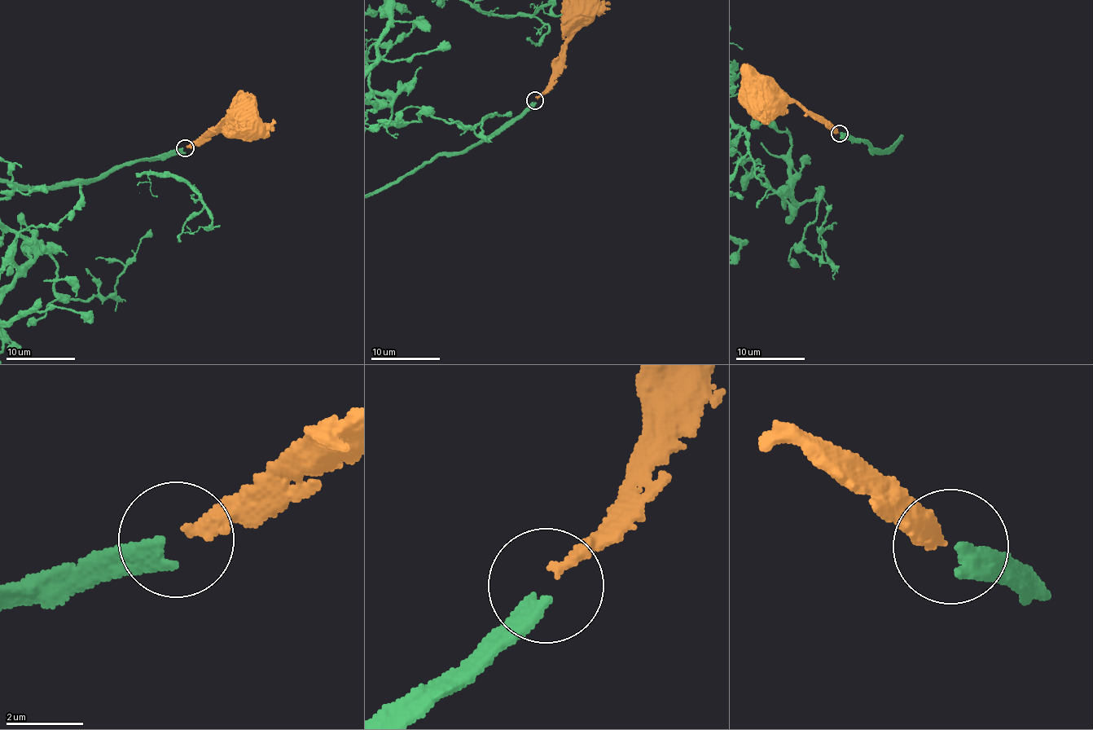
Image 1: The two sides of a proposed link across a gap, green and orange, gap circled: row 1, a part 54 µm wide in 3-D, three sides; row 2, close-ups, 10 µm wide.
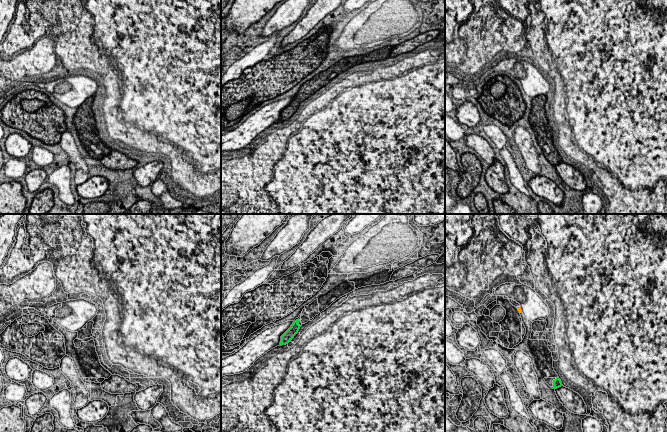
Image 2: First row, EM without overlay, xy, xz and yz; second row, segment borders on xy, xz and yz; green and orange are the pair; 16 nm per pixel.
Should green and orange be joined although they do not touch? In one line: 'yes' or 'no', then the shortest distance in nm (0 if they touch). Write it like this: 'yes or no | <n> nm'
yes | 1200 nm

